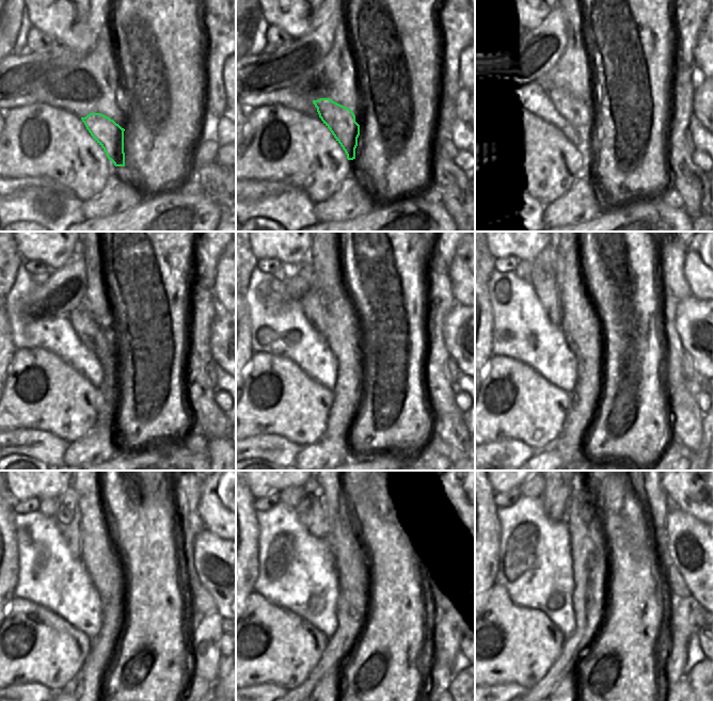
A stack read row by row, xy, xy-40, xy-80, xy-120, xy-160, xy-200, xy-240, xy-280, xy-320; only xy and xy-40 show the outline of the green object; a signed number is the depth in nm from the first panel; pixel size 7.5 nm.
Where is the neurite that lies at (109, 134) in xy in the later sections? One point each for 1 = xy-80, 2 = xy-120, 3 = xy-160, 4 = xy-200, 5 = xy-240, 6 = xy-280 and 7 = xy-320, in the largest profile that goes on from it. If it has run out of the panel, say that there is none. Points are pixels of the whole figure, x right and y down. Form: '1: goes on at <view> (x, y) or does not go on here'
1: goes on at xy-80 (574, 110)
2: goes on at xy-120 (91, 334)
3: goes on at xy-160 (314, 311)
4: goes on at xy-200 (543, 276)
5: goes on at xy-240 (67, 518)
6: goes on at xy-280 (310, 510)
7: goes on at xy-320 (556, 492)

